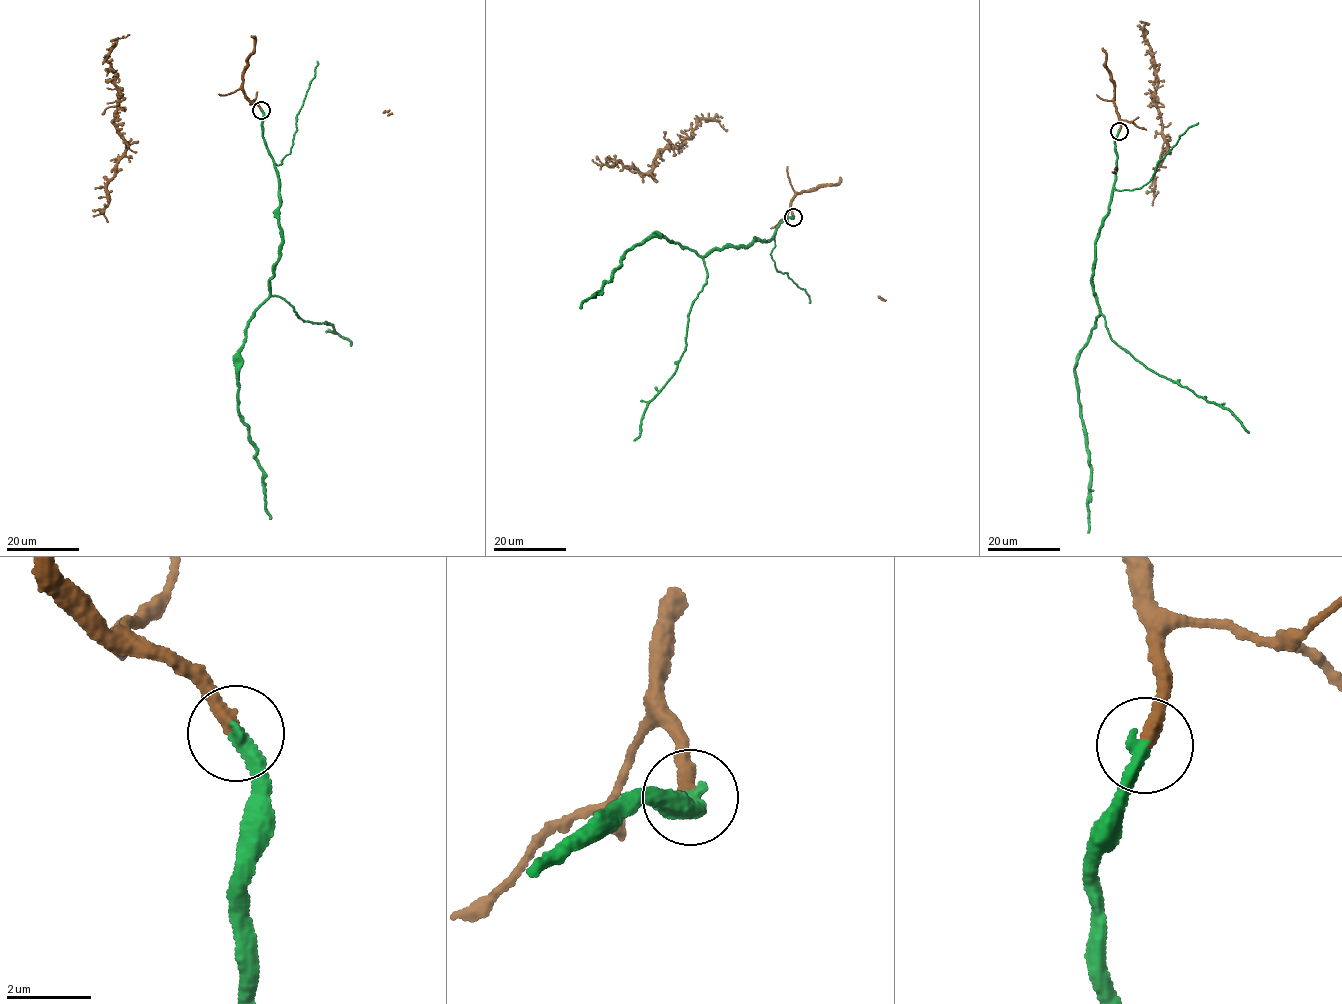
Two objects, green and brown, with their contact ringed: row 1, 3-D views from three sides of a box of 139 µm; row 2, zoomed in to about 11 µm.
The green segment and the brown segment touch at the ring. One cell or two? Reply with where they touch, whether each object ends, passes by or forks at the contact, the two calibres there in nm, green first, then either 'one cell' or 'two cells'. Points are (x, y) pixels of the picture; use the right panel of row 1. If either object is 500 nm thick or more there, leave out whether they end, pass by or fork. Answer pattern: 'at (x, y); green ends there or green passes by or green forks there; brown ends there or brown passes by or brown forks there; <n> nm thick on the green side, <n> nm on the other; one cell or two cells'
at (1119, 131); green ends there; brown ends there; 360 nm thick on the green side, 320 nm on the other; one cell

